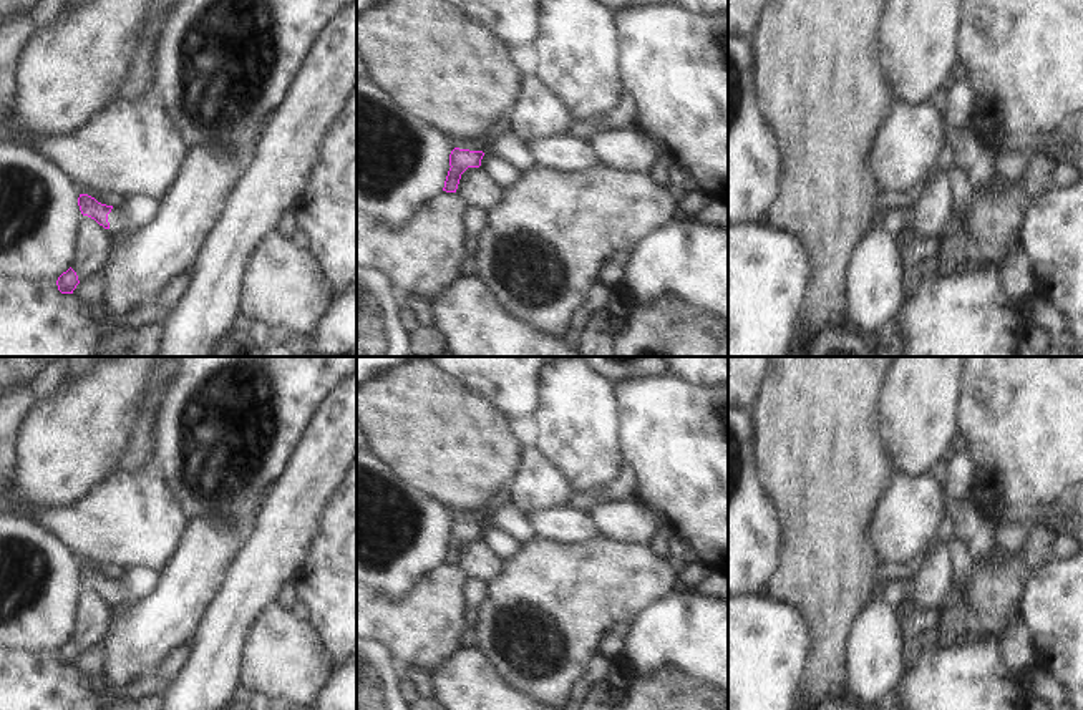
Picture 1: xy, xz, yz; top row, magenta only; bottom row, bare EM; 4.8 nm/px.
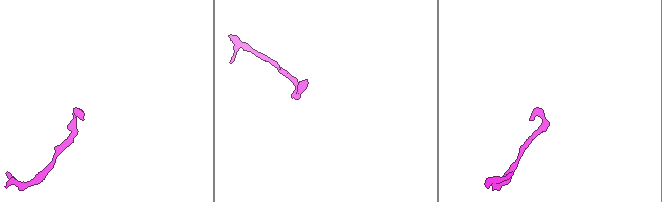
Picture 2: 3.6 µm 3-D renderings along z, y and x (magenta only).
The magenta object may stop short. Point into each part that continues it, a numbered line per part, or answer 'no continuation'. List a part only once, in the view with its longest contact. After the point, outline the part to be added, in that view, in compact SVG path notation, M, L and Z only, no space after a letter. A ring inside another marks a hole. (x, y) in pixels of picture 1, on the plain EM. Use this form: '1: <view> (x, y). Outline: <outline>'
1: xy (140, 581). Outline: M128 567L126 581L119 582L114 579L108 586L109 604L118 607L128 601L138 601L151 594L158 584L161 569L148 567Z

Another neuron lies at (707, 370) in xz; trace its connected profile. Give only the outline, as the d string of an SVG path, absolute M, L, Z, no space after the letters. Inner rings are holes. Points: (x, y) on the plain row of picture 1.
M665 357L668 372L688 380L711 387L728 383L728 357Z

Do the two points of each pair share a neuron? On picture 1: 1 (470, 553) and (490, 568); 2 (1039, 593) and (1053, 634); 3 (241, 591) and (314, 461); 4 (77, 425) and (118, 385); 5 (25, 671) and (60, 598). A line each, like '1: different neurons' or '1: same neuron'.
1: same neuron
2: same neuron
3: same neuron
4: same neuron
5: different neurons

